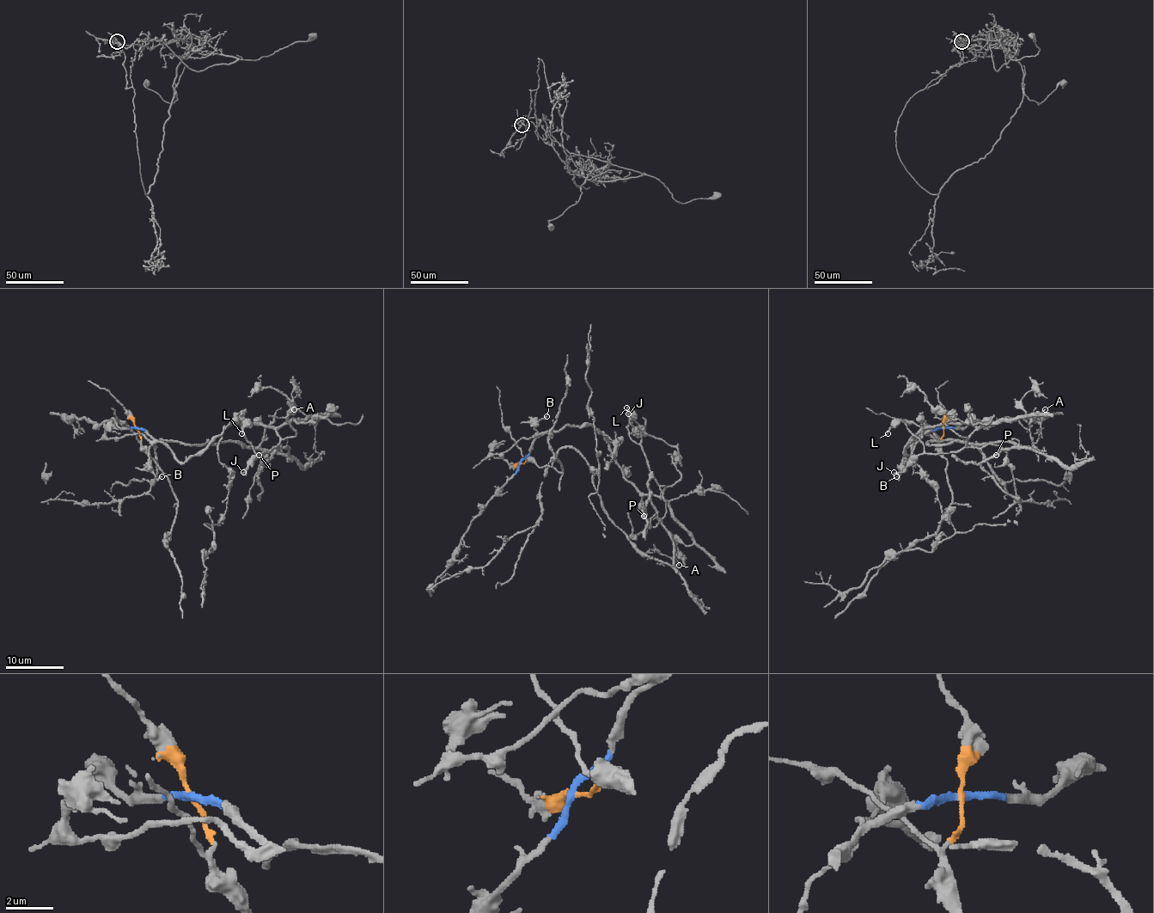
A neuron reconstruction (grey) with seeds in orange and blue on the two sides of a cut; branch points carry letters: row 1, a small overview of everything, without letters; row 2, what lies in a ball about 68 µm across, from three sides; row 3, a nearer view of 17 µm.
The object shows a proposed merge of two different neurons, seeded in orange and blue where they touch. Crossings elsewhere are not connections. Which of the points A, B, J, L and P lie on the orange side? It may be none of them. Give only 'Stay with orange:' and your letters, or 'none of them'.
Stay with orange: none of them

